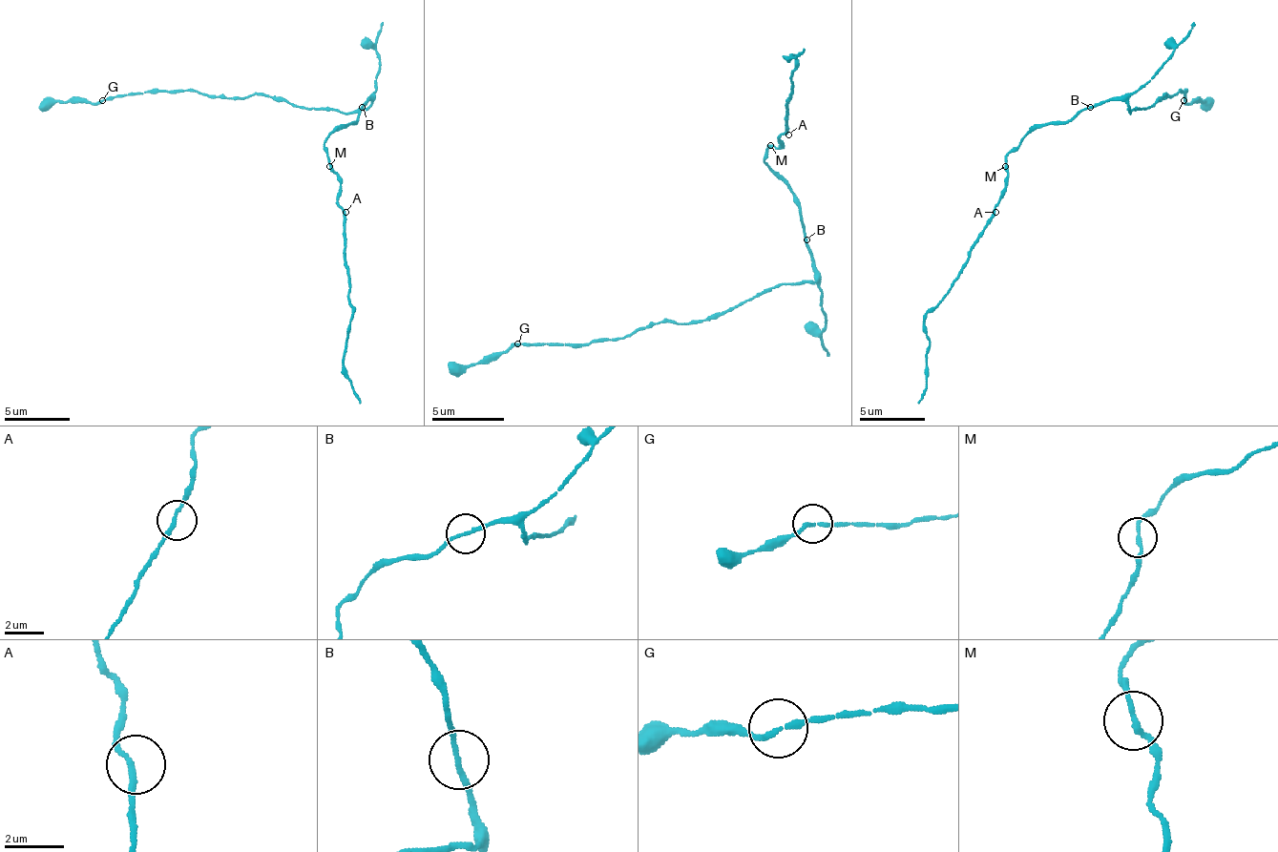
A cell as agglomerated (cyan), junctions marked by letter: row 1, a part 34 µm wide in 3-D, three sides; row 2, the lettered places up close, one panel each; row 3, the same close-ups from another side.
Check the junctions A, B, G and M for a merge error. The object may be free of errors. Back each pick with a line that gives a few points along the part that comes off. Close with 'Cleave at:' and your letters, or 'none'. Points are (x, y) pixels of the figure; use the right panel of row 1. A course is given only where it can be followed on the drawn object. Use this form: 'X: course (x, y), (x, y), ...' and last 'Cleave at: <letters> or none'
Cleave at: none

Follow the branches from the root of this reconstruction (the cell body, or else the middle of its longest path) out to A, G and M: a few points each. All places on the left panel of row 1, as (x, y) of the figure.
A: (362, 107), (352, 123), (343, 123), (323, 146), (329, 159), (329, 169), (340, 182), (340, 205), (345, 212)
G: (362, 107), (368, 100), (366, 107), (340, 114), (261, 94), (212, 97), (196, 91), (137, 91), (101, 100)
M: (362, 107), (352, 123), (343, 123), (326, 139), (323, 150), (329, 159), (329, 166)

